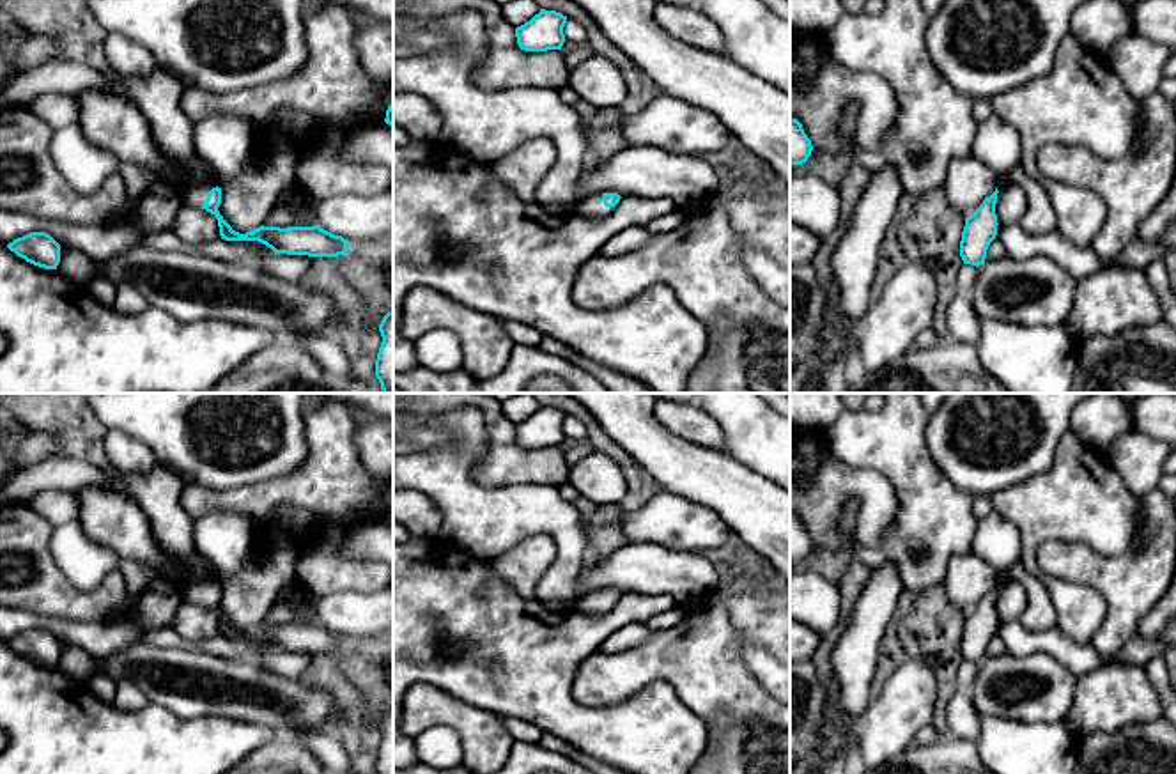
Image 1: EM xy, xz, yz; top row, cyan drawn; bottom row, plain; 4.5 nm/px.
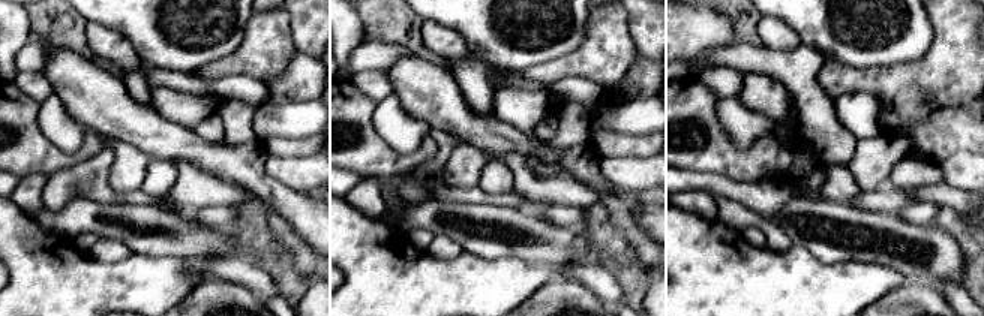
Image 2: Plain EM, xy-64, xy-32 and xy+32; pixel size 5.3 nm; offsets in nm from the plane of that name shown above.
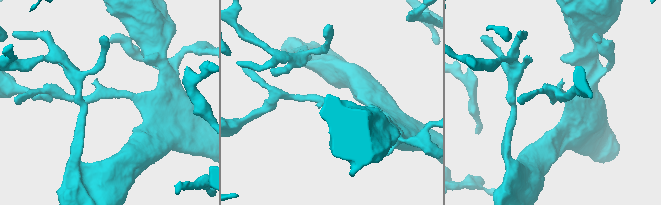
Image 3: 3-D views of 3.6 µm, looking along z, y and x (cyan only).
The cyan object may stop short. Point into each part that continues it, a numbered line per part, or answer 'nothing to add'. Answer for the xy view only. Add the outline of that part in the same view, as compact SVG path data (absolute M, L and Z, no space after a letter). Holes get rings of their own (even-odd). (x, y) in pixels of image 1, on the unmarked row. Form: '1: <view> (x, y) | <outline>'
1: xy (193, 590) | M195 574L190 581L181 581L177 584L177 592L186 602L197 602L202 604L204 597L207 595L207 590L216 584L216 577L211 574Z

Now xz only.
1: xz (592, 604) | M602 592L579 595L574 602L574 609L581 615L599 616L613 609L615 604L606 604Z

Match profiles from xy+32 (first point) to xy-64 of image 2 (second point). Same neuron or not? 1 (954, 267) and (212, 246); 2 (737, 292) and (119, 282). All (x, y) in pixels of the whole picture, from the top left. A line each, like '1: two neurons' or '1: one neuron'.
1: one neuron
2: one neuron

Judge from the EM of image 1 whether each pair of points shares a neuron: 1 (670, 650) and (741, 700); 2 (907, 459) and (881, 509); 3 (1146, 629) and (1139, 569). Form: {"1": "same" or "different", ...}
{"1": "same", "2": "different", "3": "different"}

